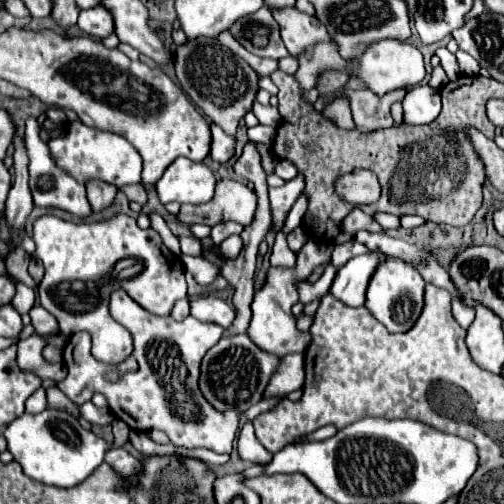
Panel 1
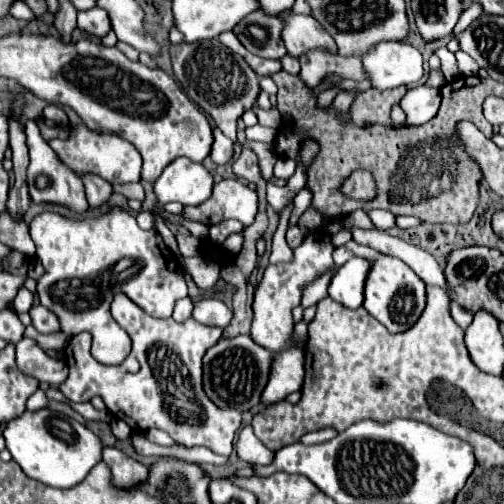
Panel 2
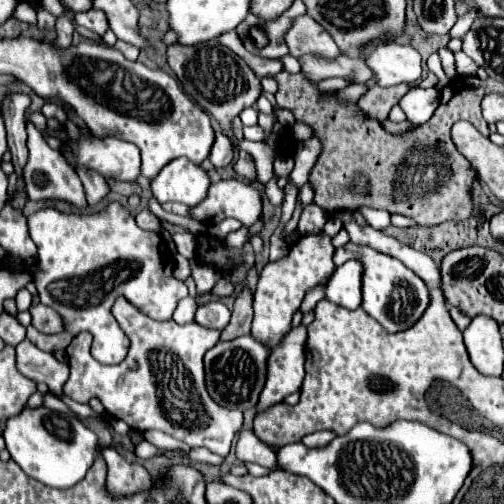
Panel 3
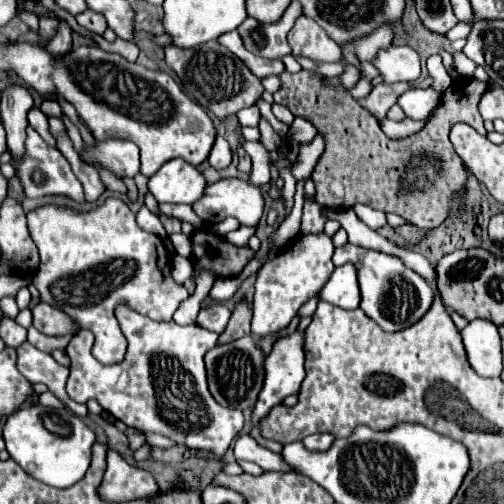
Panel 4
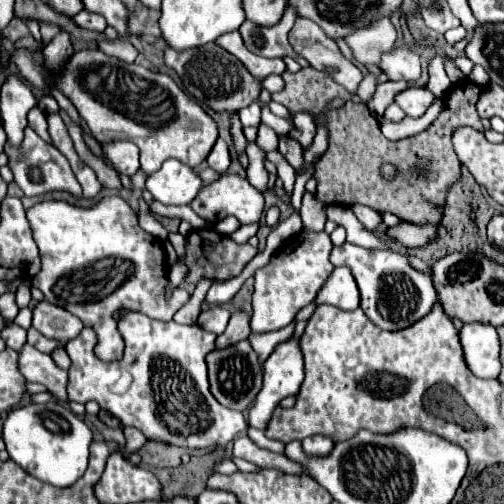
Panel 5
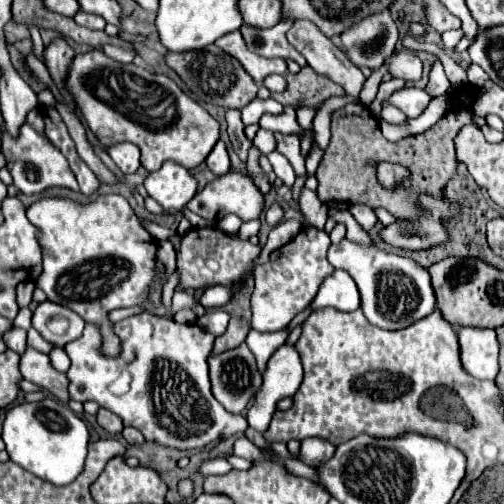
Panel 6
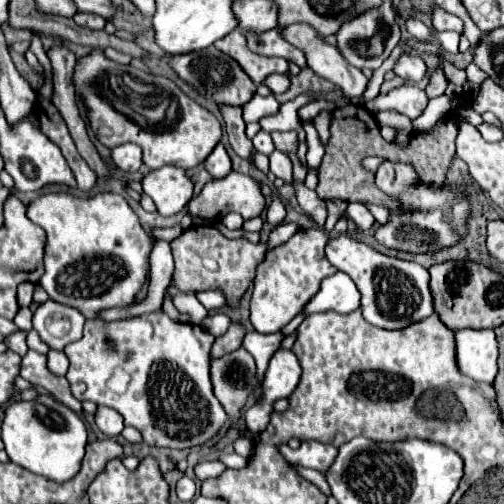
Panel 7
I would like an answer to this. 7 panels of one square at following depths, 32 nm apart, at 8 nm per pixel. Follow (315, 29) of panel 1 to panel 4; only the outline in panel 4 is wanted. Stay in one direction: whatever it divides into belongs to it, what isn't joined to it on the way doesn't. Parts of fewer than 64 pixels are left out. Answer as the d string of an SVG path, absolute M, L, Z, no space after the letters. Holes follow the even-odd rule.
M300 16L296 20L294 28L288 32L288 44L294 56L306 56L316 64L342 62L340 46L312 18Z

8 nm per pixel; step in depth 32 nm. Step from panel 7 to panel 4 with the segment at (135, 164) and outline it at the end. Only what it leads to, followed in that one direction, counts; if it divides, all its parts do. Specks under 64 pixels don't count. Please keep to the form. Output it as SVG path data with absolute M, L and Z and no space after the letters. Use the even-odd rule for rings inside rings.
M104 140L96 142L94 148L86 146L82 154L84 162L98 162L104 168L112 170L116 176L134 178L140 170L138 146L124 140Z

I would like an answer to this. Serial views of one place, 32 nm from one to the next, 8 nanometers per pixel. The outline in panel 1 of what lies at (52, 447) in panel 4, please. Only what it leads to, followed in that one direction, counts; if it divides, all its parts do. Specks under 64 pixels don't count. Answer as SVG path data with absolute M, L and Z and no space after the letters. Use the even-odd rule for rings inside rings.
M48 408L40 414L24 412L20 418L8 424L4 438L14 460L32 480L58 488L70 488L84 482L104 462L104 454L108 450L108 444L92 430L82 428L76 418Z

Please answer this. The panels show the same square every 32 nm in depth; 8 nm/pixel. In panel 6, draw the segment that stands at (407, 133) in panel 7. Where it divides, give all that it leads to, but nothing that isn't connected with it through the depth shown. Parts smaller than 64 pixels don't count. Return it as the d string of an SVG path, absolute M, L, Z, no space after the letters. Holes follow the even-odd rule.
M388 106L388 108L384 108L384 110L380 112L378 120L380 120L380 122L388 122L388 124L406 124L408 118L406 118L398 108Z

